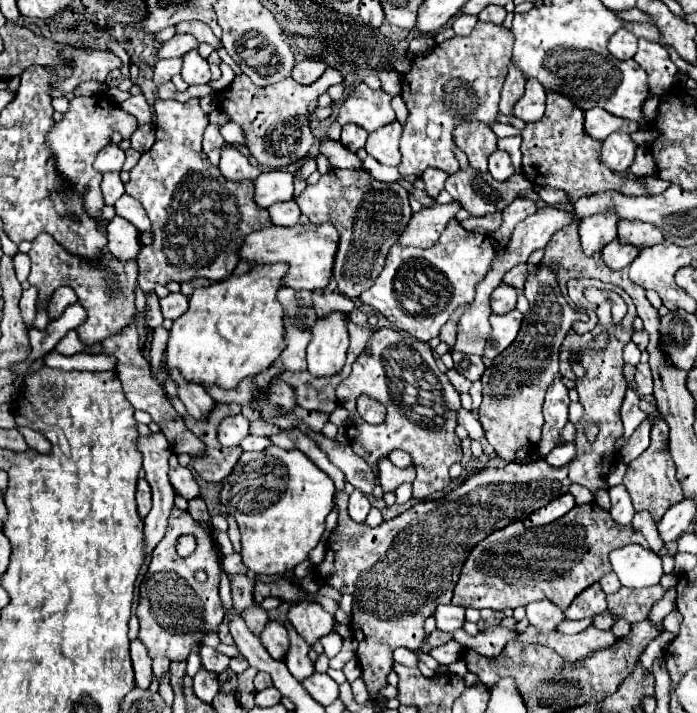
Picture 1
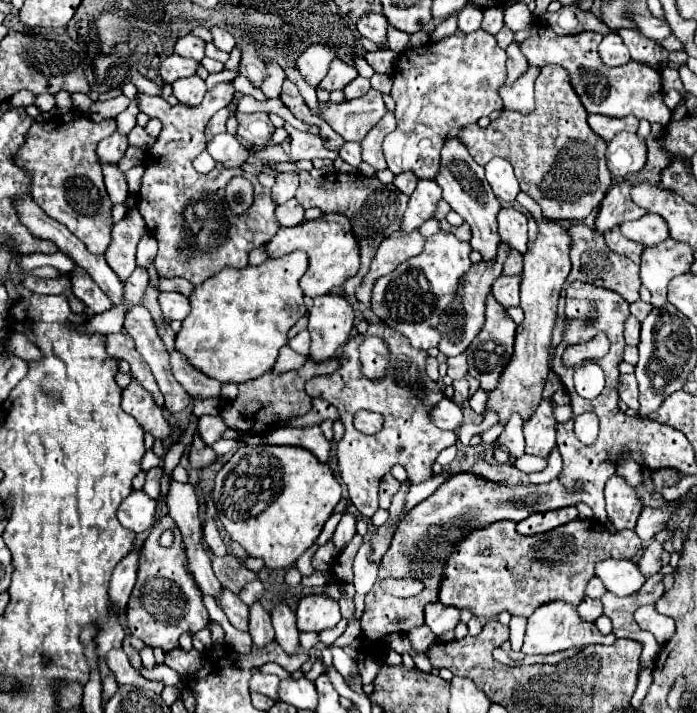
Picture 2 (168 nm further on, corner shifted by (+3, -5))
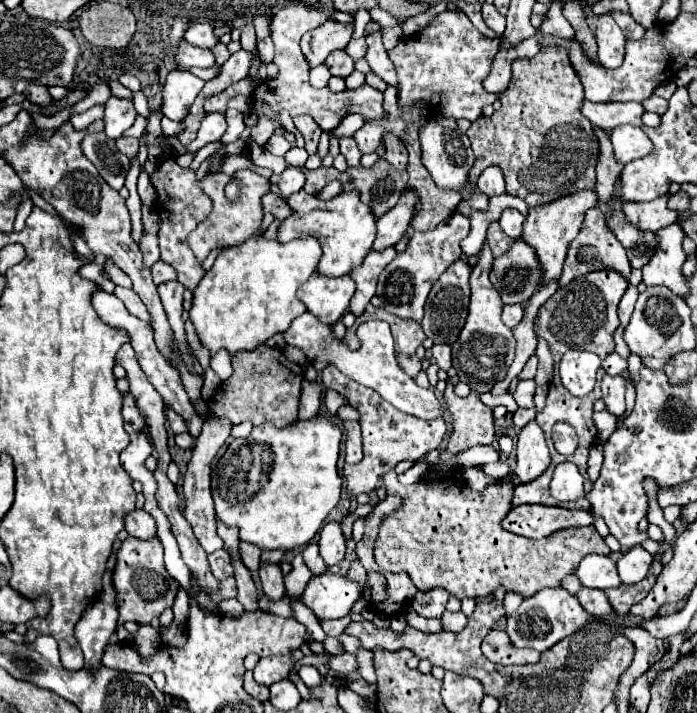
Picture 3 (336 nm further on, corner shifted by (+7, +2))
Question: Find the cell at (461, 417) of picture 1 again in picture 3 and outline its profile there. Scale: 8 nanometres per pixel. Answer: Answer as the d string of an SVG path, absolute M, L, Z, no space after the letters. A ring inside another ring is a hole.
M305 312L299 318L293 320L291 328L287 332L283 332L283 338L289 346L295 346L299 350L305 352L307 360L315 366L315 368L323 368L327 364L337 366L339 372L343 372L347 378L373 388L383 400L387 400L389 404L393 404L395 408L411 414L411 416L419 416L419 418L439 418L443 416L443 402L435 396L433 388L419 388L413 378L409 374L405 374L401 370L401 366L395 360L395 352L393 352L393 336L389 330L387 322L381 320L369 320L365 324L359 326L359 340L361 340L361 348L359 350L349 350L331 330L331 326L325 326L323 322L317 322L317 318L313 318L313 314Z

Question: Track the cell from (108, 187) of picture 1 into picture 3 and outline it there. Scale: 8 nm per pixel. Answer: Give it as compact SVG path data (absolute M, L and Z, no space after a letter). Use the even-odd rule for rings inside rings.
M89 132L81 142L81 150L113 190L123 188L129 172L129 158L117 150L115 140L107 138L105 132Z

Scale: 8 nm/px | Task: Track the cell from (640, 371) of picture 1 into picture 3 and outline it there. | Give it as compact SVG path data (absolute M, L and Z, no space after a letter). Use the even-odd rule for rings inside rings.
M605 376L601 380L601 392L607 410L615 418L621 418L625 414L625 380L621 376Z

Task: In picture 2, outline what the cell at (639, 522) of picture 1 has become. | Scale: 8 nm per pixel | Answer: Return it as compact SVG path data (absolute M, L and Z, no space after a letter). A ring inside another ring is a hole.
M645 507L641 511L641 517L637 519L635 533L641 537L641 541L651 541L655 537L655 533L659 533L665 527L669 517L671 517L669 509L651 509L651 507Z

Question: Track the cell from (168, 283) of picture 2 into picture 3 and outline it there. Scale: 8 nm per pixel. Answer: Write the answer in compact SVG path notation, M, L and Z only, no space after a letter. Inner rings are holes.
M161 260L151 266L151 276L153 276L155 284L163 284L163 282L169 282L169 280L177 278L175 270L167 262L161 262Z

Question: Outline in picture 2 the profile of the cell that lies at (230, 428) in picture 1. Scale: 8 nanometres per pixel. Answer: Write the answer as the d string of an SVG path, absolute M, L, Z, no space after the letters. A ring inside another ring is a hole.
M201 415L201 421L197 425L197 431L201 435L201 439L207 443L207 445L213 445L215 441L221 439L221 433L225 433L225 429L229 429L223 421L221 415L213 417L213 415Z

